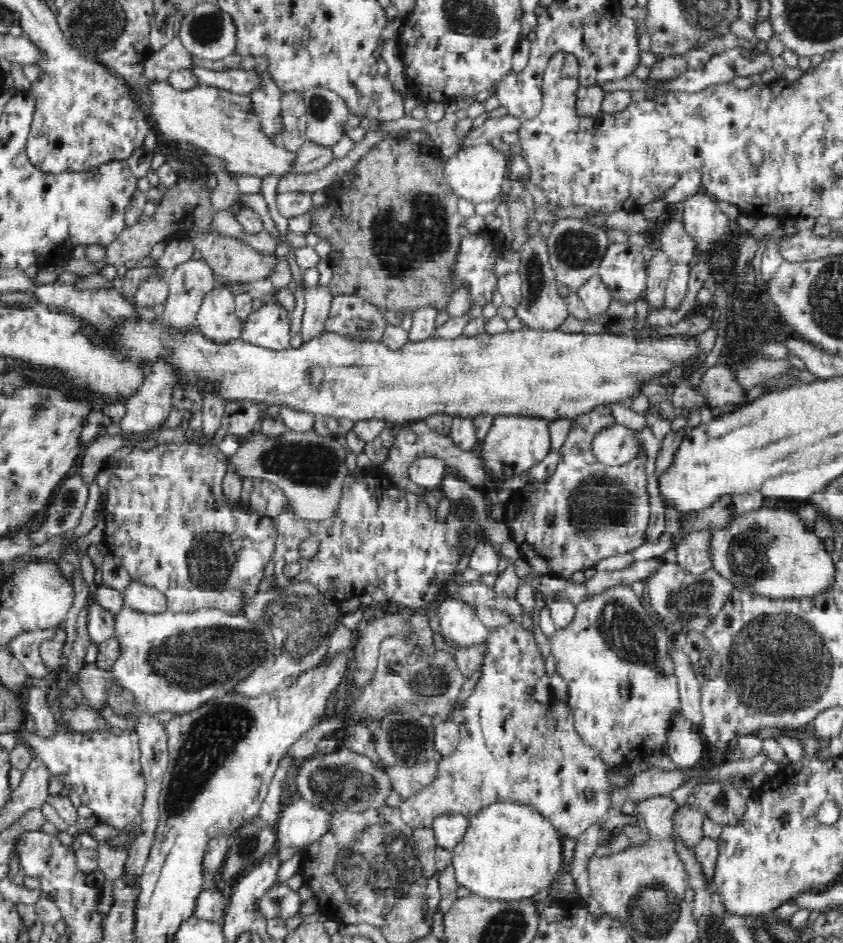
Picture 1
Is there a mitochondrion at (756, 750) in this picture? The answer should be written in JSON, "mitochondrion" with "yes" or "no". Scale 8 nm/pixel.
{"mitochondrion":"no"}

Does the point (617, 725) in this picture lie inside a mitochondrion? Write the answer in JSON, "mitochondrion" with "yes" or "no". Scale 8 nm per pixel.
{"mitochondrion":"no"}

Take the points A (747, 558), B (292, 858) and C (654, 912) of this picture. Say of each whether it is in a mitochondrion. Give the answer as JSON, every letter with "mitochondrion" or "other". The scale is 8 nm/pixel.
{"A":"mitochondrion","B":"other","C":"mitochondrion"}

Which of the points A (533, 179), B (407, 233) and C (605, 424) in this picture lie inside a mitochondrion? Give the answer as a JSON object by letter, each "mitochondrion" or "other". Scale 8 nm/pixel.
{"A":"other","B":"mitochondrion","C":"other"}

